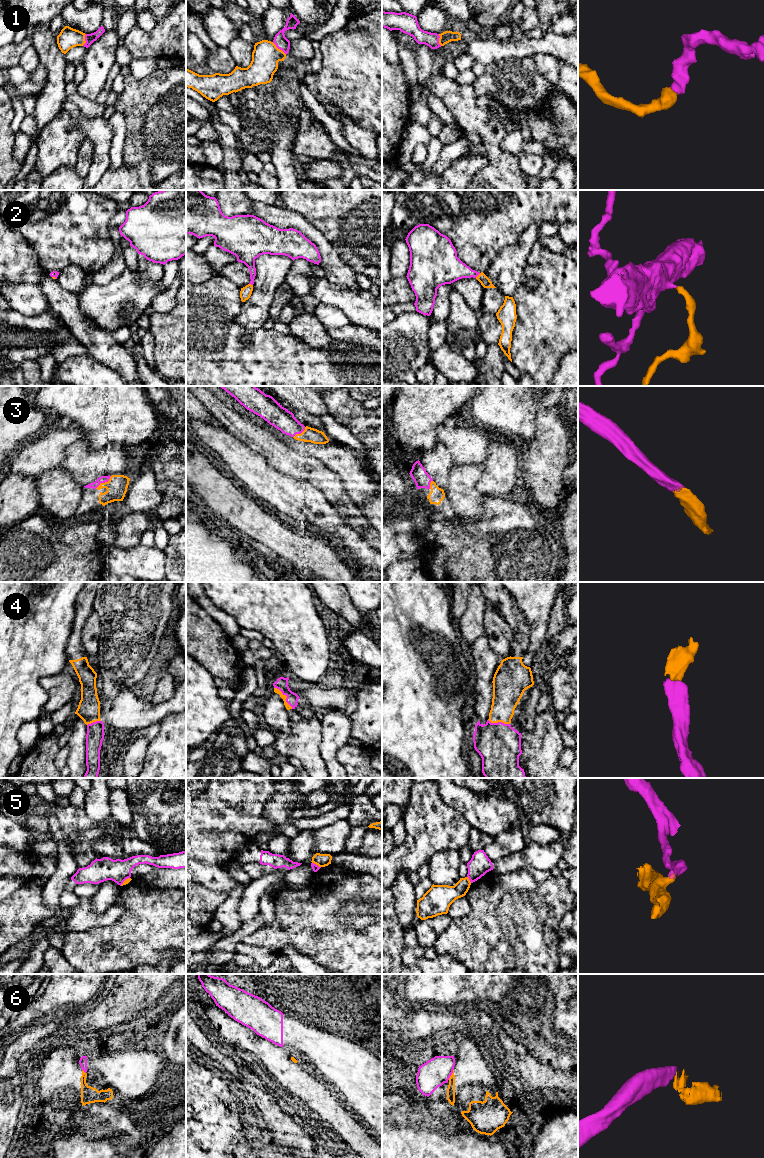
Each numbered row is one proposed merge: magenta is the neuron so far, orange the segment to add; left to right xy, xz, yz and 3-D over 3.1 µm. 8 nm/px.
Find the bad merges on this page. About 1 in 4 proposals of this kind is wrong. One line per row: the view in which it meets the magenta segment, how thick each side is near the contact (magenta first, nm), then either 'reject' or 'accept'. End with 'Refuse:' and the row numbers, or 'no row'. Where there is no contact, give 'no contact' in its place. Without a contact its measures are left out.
1: contact in xz; calibres 110 and 220 nm; accept
2: contact in yz; calibres 240 and 80 nm; accept
3: contact in xy; calibres 60 and 160 nm; accept
4: contact in xz; calibres 100 and 50 nm; accept
5: contact in yz; calibres 170 and 180 nm; reject
6: contact in yz; calibres 220 and 60 nm; reject
Refuse: 5, 6

